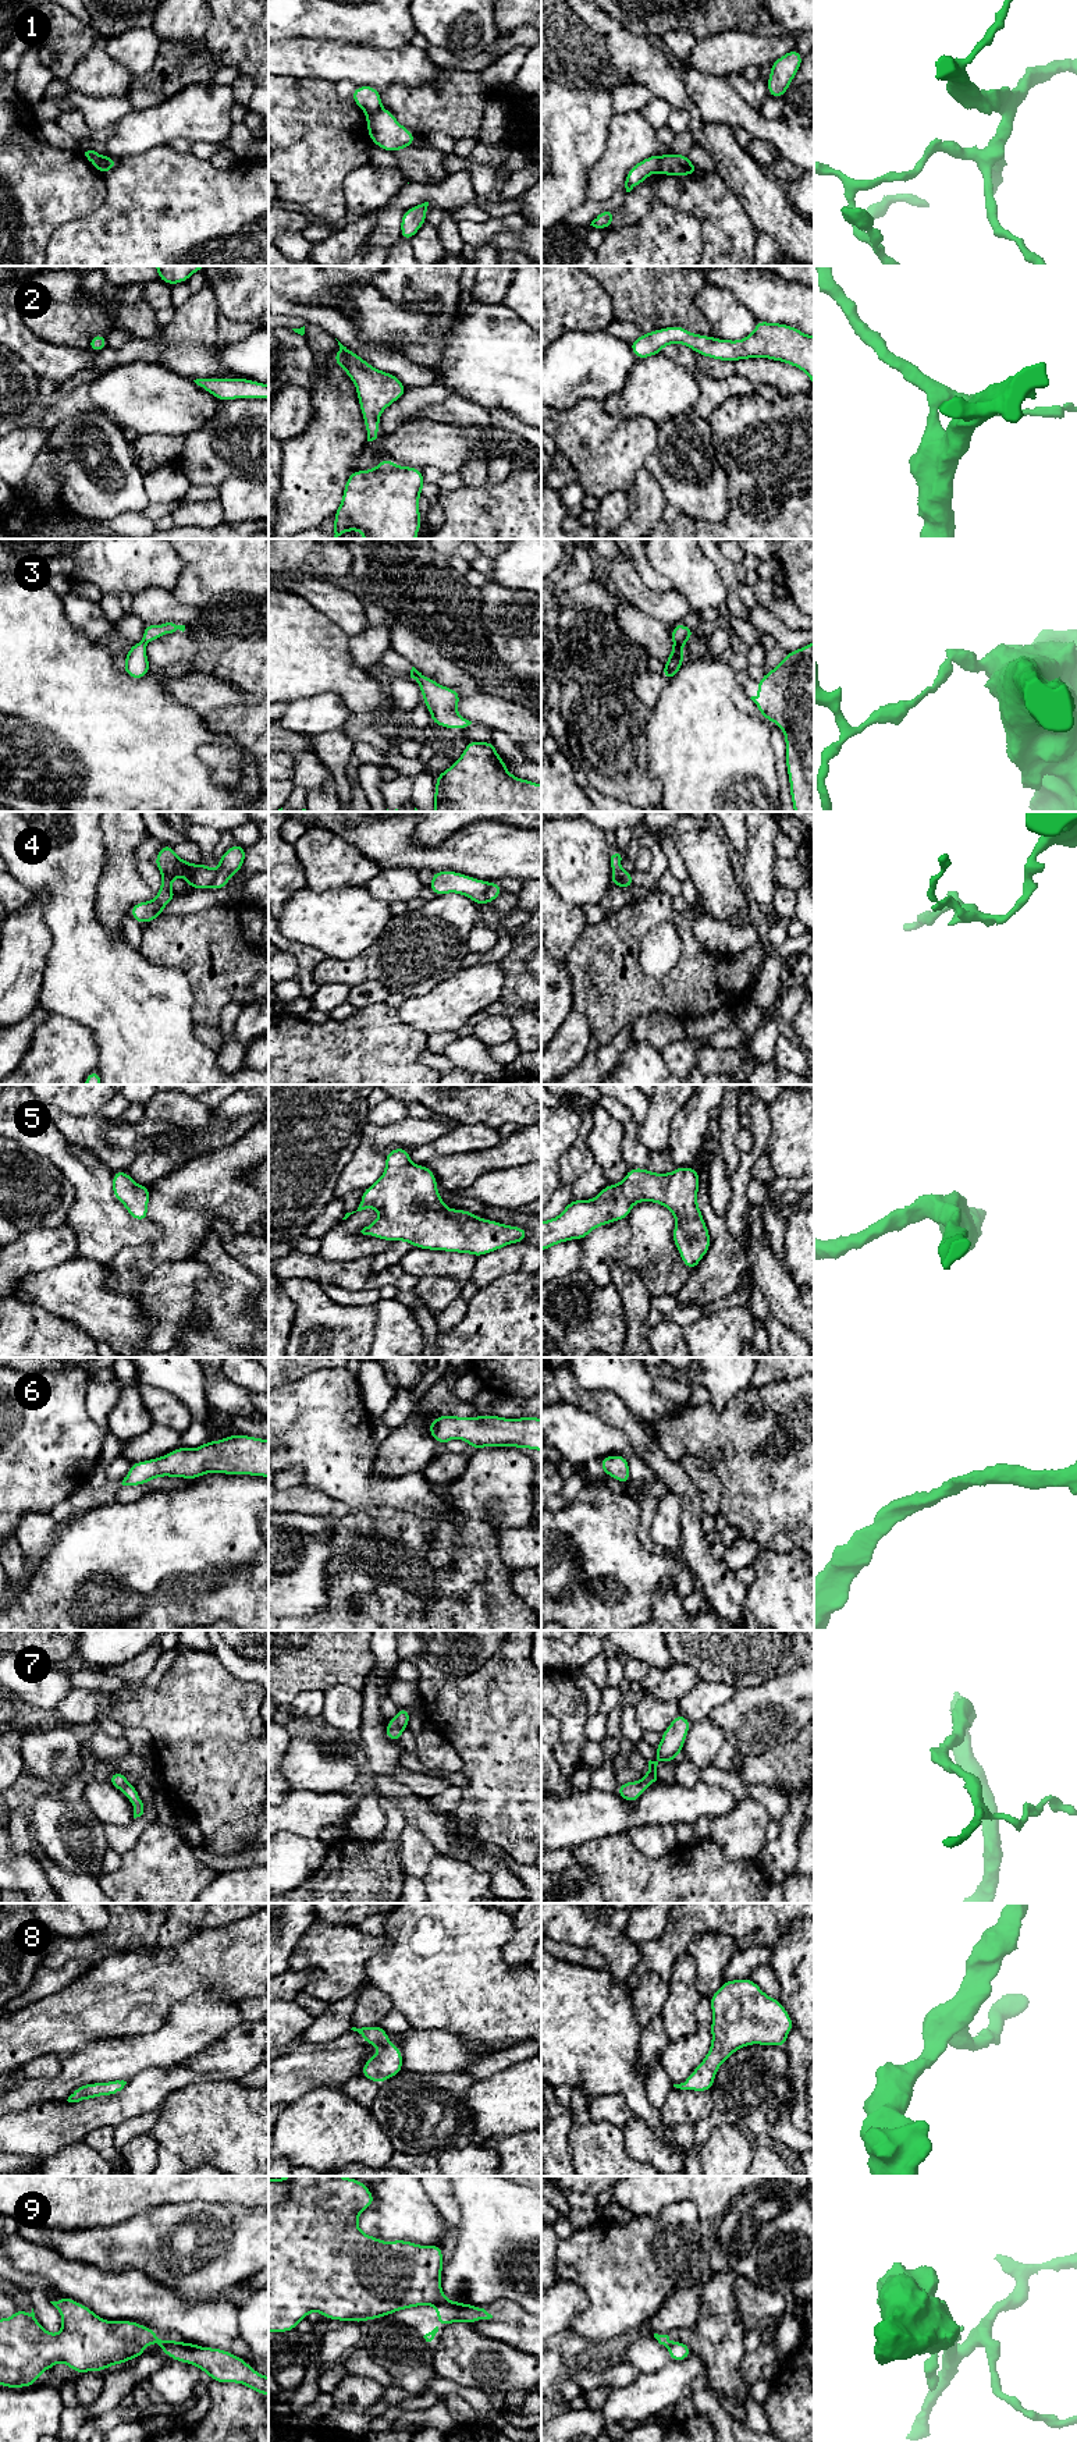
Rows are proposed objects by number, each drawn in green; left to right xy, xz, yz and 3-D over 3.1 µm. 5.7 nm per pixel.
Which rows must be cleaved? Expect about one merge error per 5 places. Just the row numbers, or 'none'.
1, 3, 4, 9

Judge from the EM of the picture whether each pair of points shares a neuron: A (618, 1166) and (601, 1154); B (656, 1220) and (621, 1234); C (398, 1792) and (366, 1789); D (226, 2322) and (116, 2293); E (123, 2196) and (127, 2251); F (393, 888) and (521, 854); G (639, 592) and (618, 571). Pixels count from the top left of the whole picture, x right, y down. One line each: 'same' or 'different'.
A: same
B: different
C: different
D: same
E: different
F: different
G: same

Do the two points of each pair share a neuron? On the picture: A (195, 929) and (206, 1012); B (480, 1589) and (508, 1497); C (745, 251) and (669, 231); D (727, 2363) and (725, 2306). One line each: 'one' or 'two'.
A: one
B: two
C: two
D: one

